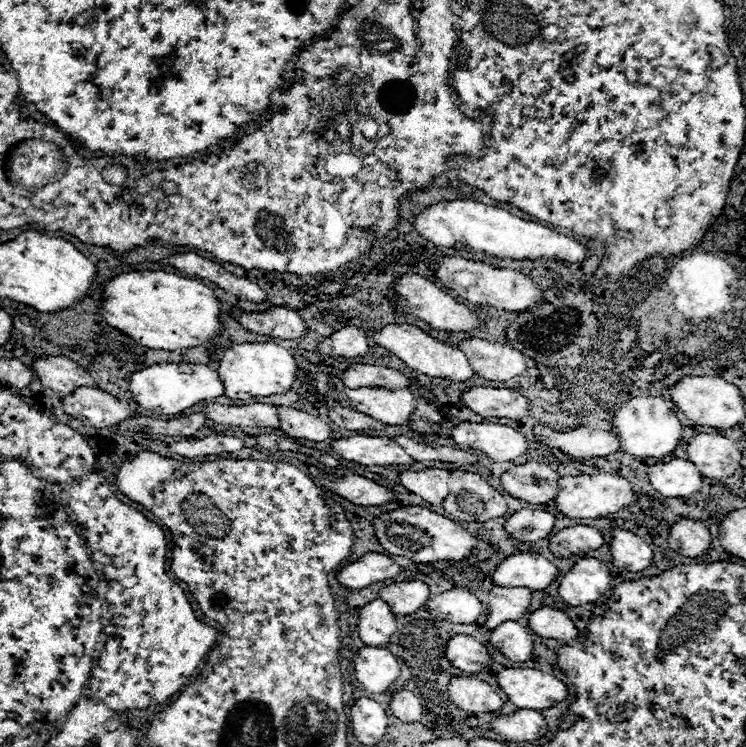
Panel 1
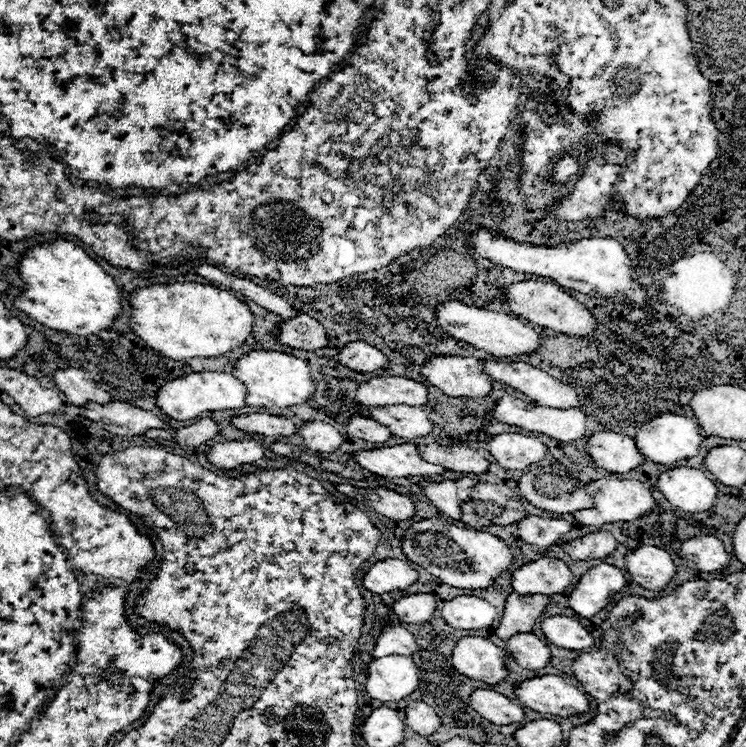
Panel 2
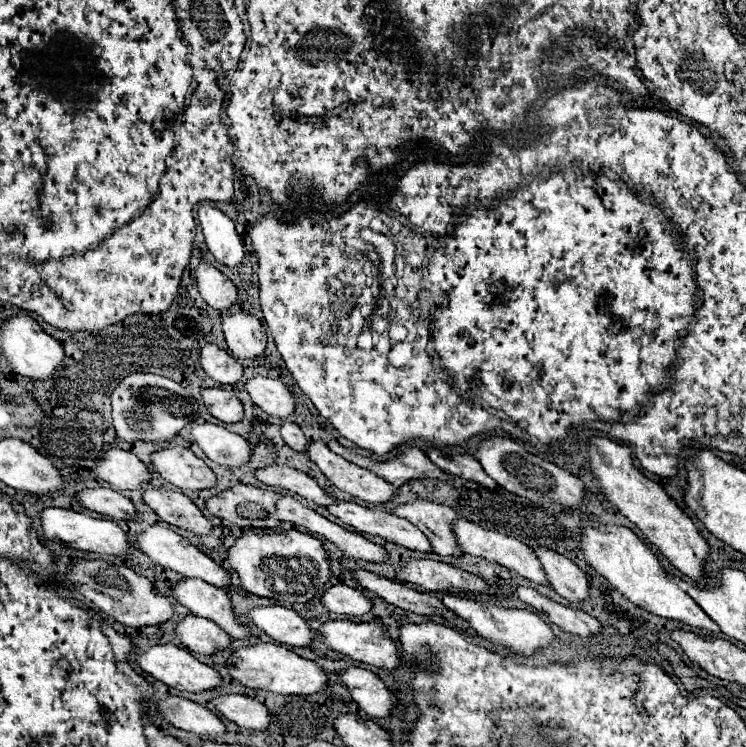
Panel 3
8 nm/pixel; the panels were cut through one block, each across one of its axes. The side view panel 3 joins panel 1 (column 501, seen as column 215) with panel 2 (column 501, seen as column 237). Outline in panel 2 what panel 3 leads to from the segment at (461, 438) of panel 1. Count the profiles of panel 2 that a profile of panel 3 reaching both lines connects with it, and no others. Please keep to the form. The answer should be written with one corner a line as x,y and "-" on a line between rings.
516,432
496,434
488,438
486,450
498,460
498,466
506,470
526,470
530,464
546,456
546,446
538,438

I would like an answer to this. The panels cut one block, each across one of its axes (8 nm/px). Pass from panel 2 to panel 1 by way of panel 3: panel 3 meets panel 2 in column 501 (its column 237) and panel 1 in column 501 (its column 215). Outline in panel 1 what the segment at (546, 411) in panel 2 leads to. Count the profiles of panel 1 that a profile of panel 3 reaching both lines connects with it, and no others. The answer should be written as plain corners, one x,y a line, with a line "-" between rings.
472,386
462,392
460,400
466,408
474,410
480,416
520,420
528,414
528,400
508,388

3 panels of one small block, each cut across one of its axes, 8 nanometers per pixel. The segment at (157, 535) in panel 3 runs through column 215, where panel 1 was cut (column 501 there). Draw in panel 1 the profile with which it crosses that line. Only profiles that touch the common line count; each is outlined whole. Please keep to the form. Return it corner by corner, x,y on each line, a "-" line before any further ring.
520,552
502,560
494,574
492,582
498,586
524,586
530,590
544,590
558,576
558,568
542,558
540,554

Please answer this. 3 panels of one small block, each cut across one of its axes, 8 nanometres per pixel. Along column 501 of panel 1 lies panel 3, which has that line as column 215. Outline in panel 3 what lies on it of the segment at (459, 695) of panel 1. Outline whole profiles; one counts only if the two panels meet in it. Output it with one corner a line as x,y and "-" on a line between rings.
224,694
224,696
214,698
212,704
222,716
236,722
240,728
264,730
272,722
270,712
266,710
266,706
262,706
260,702
256,702
250,696

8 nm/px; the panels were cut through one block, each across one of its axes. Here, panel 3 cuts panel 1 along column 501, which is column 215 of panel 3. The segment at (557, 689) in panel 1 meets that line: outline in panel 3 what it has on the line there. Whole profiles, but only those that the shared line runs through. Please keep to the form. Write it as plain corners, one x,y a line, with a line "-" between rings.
174,644
148,648
136,658
136,664
156,680
180,692
204,692
222,684
216,670
198,662
188,650

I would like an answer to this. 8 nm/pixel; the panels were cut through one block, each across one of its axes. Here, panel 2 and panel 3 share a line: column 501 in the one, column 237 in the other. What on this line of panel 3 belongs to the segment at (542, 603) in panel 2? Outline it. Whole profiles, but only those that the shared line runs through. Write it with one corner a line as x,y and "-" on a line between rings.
184,578
172,584
170,594
184,608
188,608
190,614
212,620
214,624
222,626
222,630
226,630
226,634
230,634
232,638
244,640
248,636
248,626
242,626
242,622
232,612
232,604
226,590
206,584
198,578

